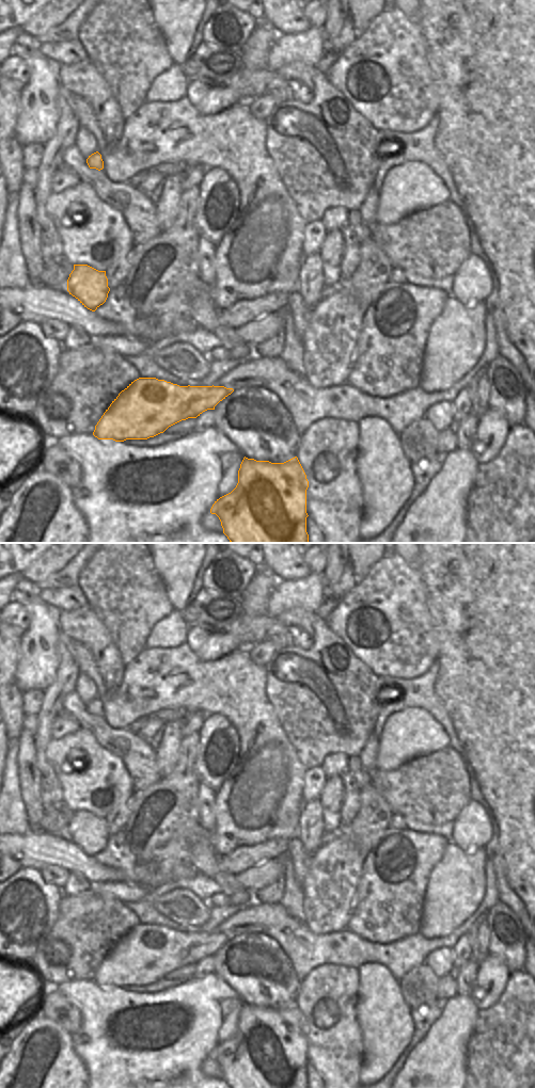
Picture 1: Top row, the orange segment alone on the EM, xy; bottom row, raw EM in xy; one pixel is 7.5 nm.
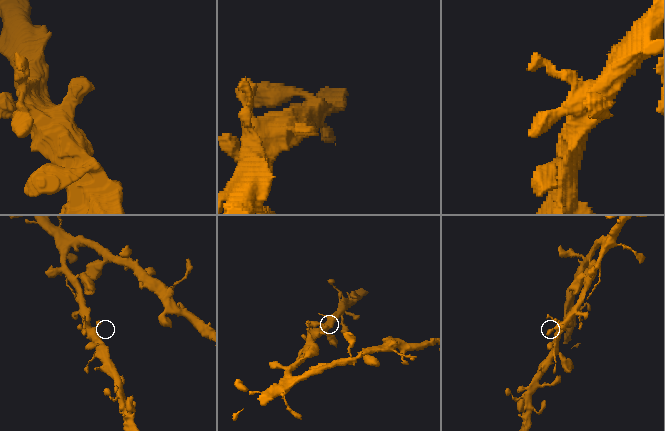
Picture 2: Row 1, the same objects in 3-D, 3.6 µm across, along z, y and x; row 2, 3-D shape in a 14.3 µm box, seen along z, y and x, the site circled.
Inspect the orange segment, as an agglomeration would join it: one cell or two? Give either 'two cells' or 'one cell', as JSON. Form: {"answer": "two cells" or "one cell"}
{"answer": "one cell"}

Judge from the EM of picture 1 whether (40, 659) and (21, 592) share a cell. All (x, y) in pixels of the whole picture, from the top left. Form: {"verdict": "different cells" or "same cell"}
{"verdict": "same cell"}

